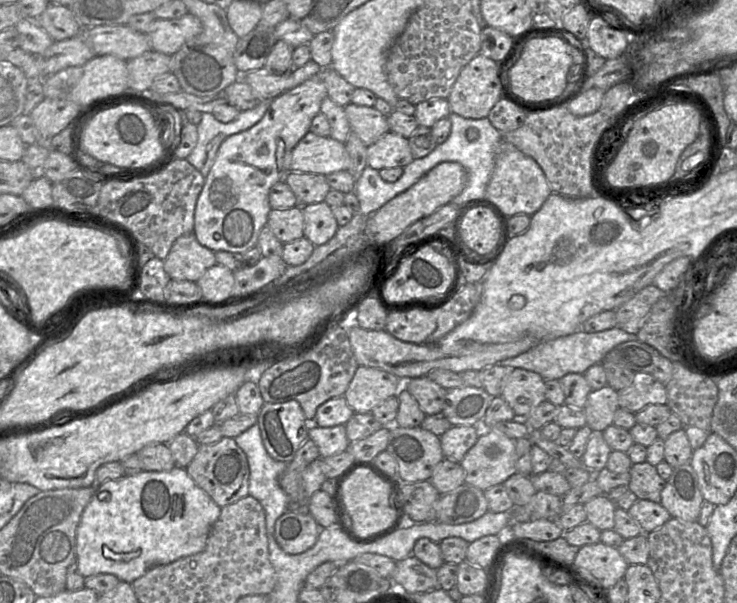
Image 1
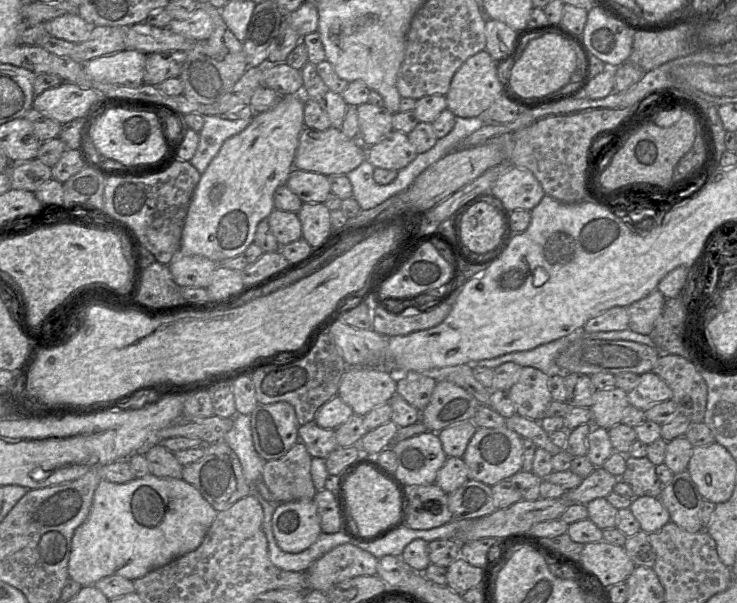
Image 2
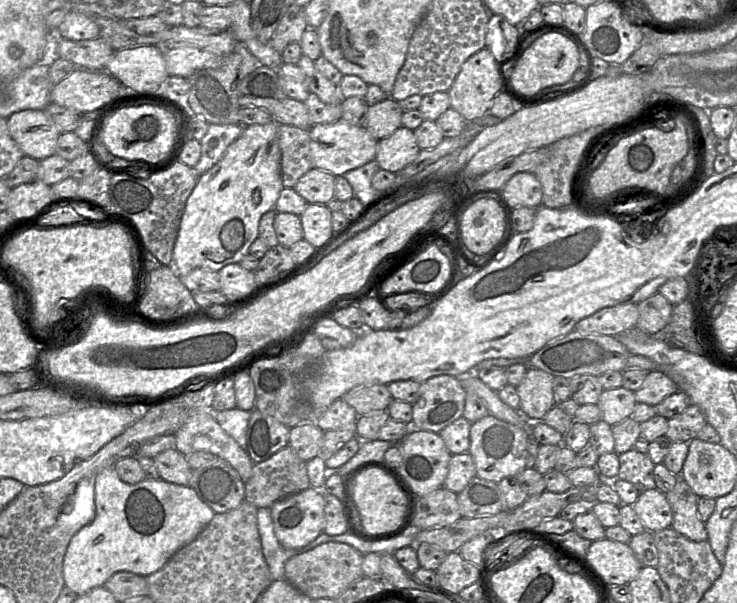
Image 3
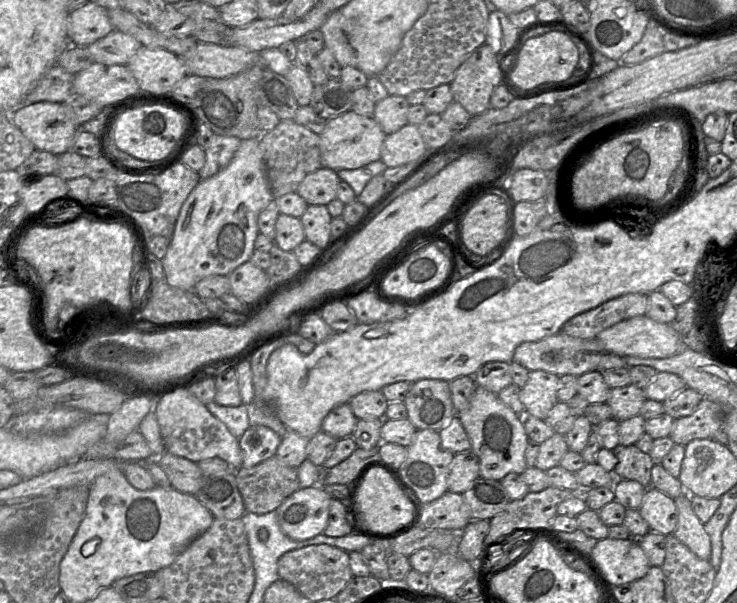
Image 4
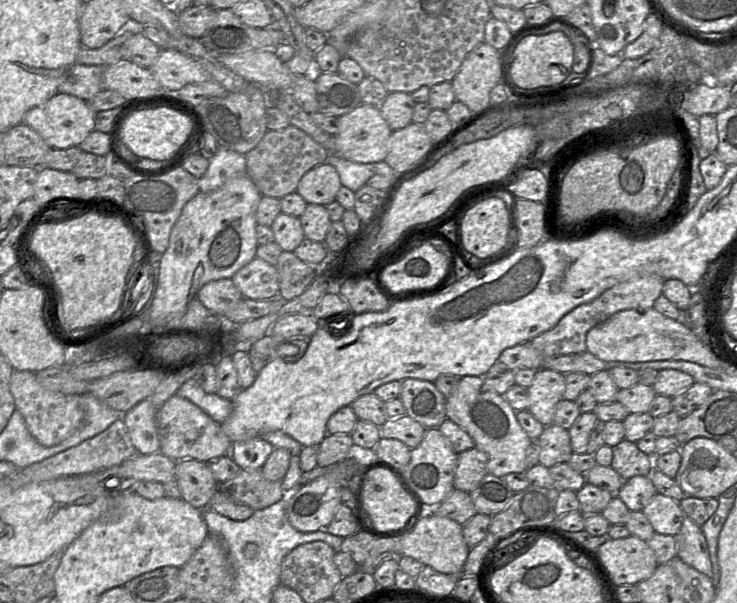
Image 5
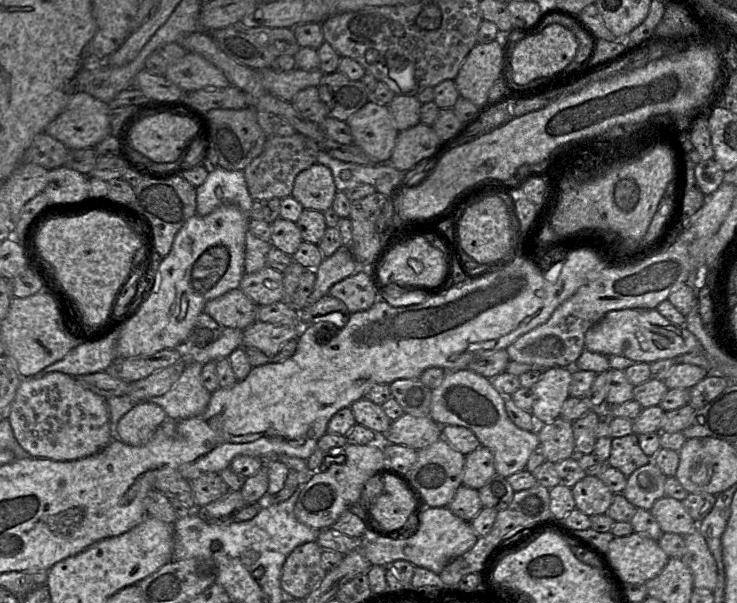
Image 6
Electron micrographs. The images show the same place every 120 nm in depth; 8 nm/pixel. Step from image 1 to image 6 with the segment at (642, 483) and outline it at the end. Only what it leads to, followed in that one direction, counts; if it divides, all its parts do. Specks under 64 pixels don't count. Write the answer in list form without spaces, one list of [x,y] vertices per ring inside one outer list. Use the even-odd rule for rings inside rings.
[[[629,434],[612,438],[607,464],[618,469],[626,477],[636,469],[647,464],[651,459],[641,449],[638,435]]]

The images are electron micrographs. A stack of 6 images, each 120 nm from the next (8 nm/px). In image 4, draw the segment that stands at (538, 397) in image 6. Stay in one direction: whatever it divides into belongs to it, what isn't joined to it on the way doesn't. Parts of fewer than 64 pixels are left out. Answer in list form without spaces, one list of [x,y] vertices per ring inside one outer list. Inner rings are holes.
[[[529,371],[528,379],[520,391],[525,415],[546,420],[558,401],[559,376],[542,371]]]

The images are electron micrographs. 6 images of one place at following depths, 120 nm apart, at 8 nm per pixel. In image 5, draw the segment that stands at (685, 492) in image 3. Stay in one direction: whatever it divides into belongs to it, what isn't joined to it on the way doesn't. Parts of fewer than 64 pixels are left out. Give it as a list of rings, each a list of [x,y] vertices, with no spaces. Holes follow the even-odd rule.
[[[685,516],[675,540],[677,556],[689,566],[712,578],[712,563],[701,526]]]

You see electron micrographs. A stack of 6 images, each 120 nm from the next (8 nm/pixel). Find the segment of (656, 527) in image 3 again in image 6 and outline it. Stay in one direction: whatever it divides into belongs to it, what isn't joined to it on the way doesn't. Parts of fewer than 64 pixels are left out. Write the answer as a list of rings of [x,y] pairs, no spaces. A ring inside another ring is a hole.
[[[664,496],[650,509],[663,533],[687,536],[698,530],[698,523],[686,511],[683,502]]]

